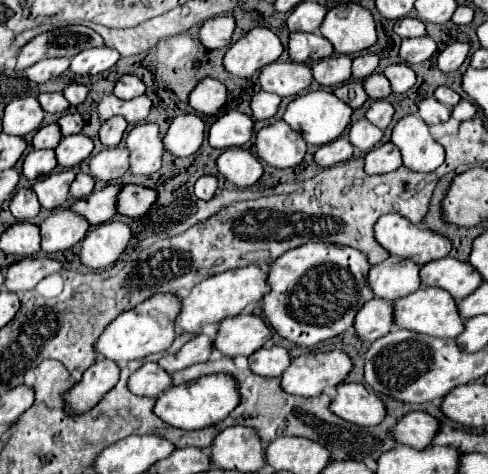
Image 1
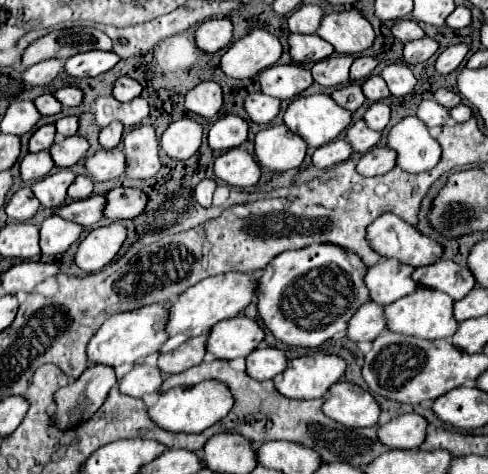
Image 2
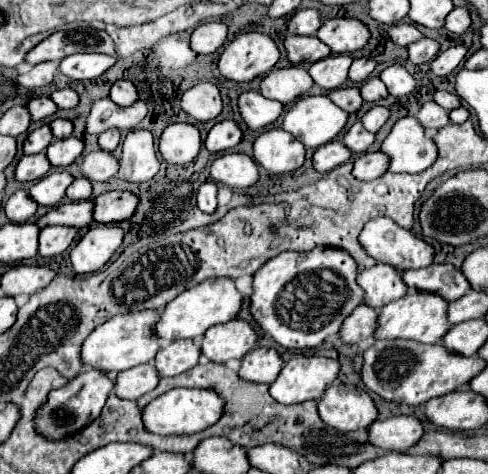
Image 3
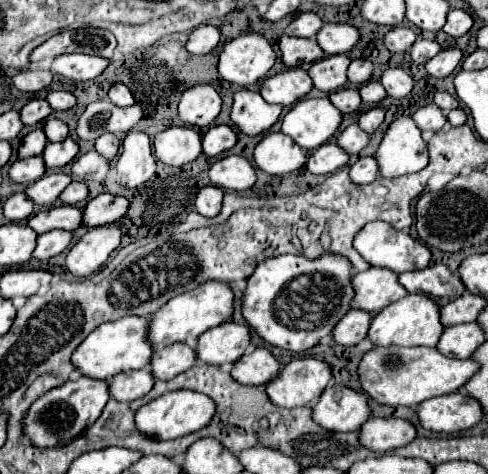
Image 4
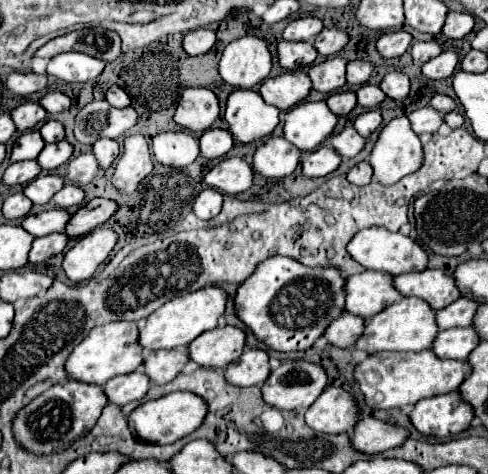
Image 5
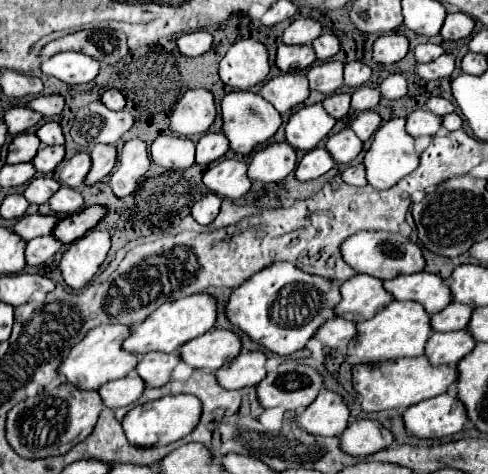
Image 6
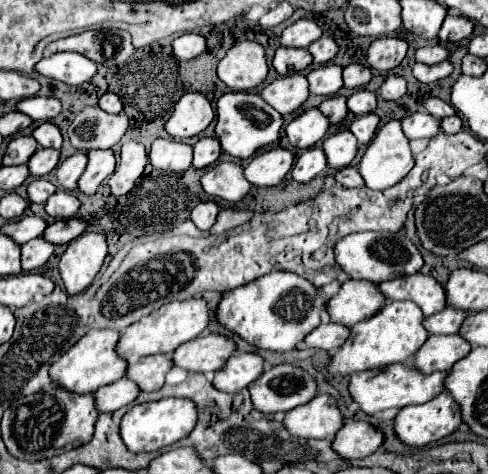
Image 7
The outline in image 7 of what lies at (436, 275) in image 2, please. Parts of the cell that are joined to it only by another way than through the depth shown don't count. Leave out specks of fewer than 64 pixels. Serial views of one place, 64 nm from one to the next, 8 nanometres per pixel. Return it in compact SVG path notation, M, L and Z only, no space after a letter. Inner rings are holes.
M424 274L400 276L388 282L378 284L378 290L386 296L386 300L410 300L414 302L424 316L432 316L434 312L444 310L444 288L432 278Z

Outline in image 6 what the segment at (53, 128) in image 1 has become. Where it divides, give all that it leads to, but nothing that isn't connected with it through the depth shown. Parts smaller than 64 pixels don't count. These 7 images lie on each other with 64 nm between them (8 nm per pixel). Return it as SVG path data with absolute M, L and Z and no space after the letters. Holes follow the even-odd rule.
M18 134L8 146L6 164L32 162L38 148L40 148L40 140L36 140L36 134Z

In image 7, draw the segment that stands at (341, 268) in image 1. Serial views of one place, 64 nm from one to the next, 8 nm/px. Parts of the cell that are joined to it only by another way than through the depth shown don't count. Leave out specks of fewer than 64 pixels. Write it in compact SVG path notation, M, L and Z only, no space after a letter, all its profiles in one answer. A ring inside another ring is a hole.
M272 272L244 288L228 292L216 308L216 320L256 348L288 352L294 350L308 332L318 328L324 302L326 300L312 288L312 284L308 284L308 280L292 276L292 272Z

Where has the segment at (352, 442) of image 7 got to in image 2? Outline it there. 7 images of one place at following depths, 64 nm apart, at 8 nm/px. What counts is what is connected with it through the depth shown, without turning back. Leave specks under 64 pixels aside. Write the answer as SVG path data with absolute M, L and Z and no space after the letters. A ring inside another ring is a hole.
M402 414L398 418L392 418L386 424L380 424L376 434L378 434L378 440L388 448L412 450L424 442L426 426L428 422L422 416Z

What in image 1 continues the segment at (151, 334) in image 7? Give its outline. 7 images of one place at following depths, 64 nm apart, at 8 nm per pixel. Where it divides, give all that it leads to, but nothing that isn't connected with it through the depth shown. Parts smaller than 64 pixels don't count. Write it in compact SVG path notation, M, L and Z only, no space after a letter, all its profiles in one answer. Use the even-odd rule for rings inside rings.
M248 266L248 268L236 268L228 270L216 276L210 276L202 282L198 282L190 294L182 300L180 312L176 316L176 328L180 332L190 332L190 334L200 334L204 324L214 324L220 322L228 316L236 316L244 312L250 304L256 304L264 298L264 292L268 292L266 284L266 272L260 266Z

